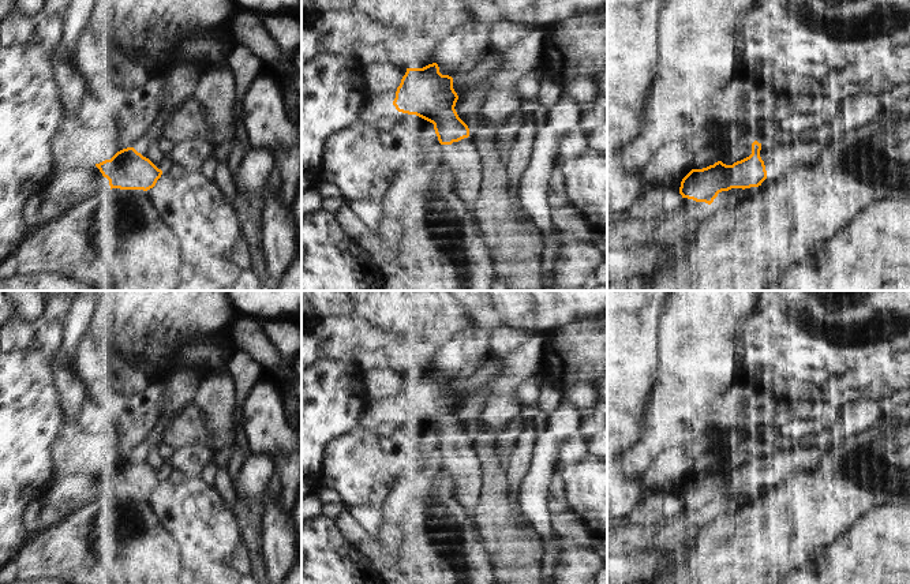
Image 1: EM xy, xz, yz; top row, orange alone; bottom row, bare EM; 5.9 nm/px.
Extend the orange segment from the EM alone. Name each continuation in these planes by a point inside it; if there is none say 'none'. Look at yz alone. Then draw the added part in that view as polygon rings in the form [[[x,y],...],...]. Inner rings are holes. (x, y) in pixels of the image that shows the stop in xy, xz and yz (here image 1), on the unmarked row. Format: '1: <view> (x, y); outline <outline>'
1: yz (778, 465); outline [[[801,441],[790,450],[763,449],[760,463],[764,467],[767,486],[783,482],[790,473],[799,469],[810,471],[817,467],[823,449],[816,445],[804,445]]]

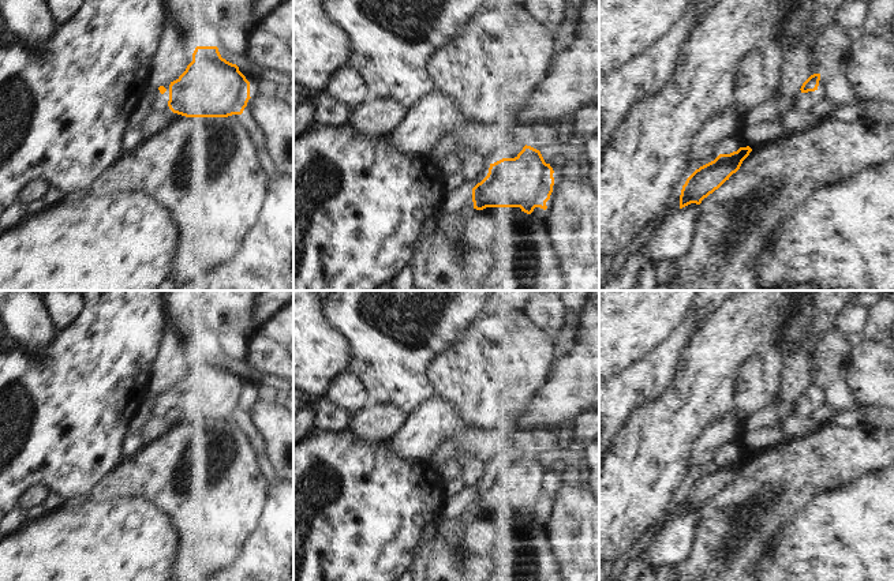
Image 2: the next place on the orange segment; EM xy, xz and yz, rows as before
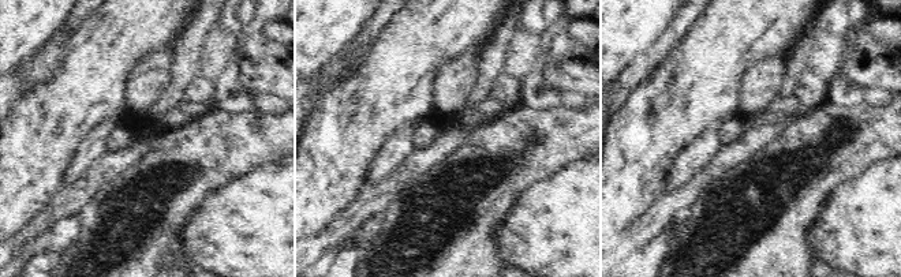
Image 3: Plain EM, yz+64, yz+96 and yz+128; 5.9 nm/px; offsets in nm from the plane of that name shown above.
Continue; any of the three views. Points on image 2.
none

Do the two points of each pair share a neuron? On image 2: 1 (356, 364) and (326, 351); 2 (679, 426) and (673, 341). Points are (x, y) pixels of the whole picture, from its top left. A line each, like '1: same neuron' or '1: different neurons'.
1: different neurons
2: different neurons

